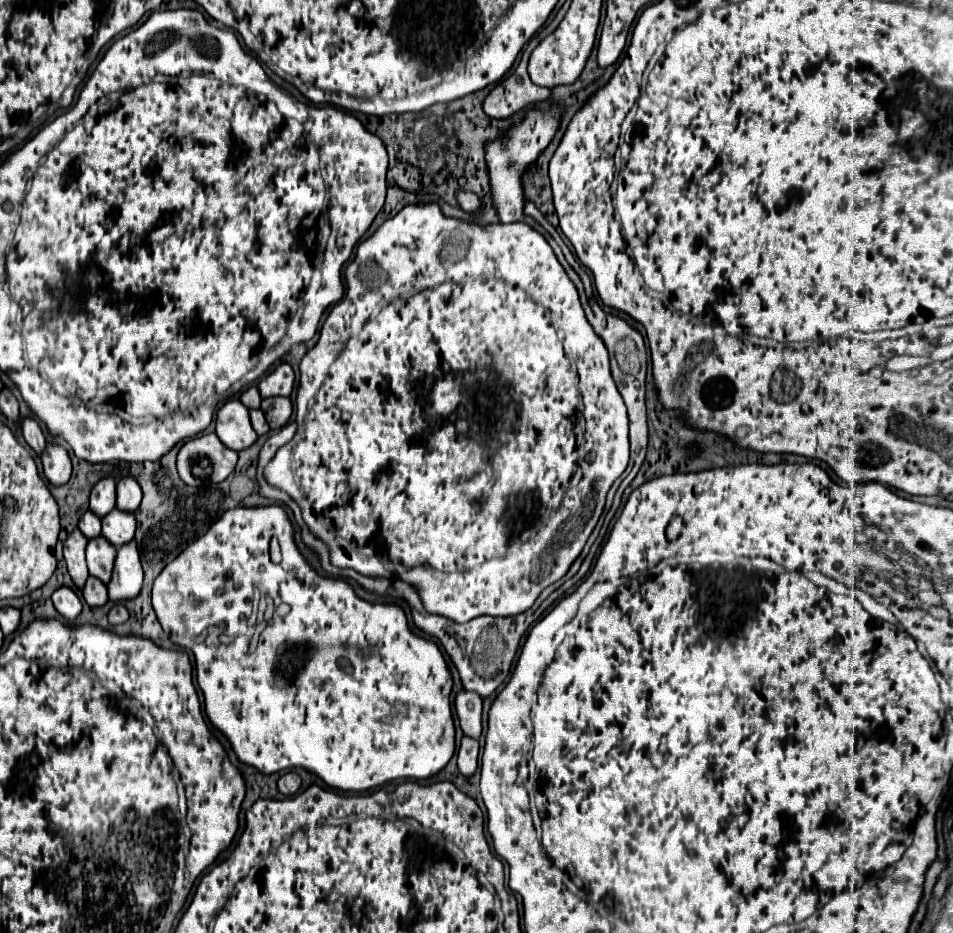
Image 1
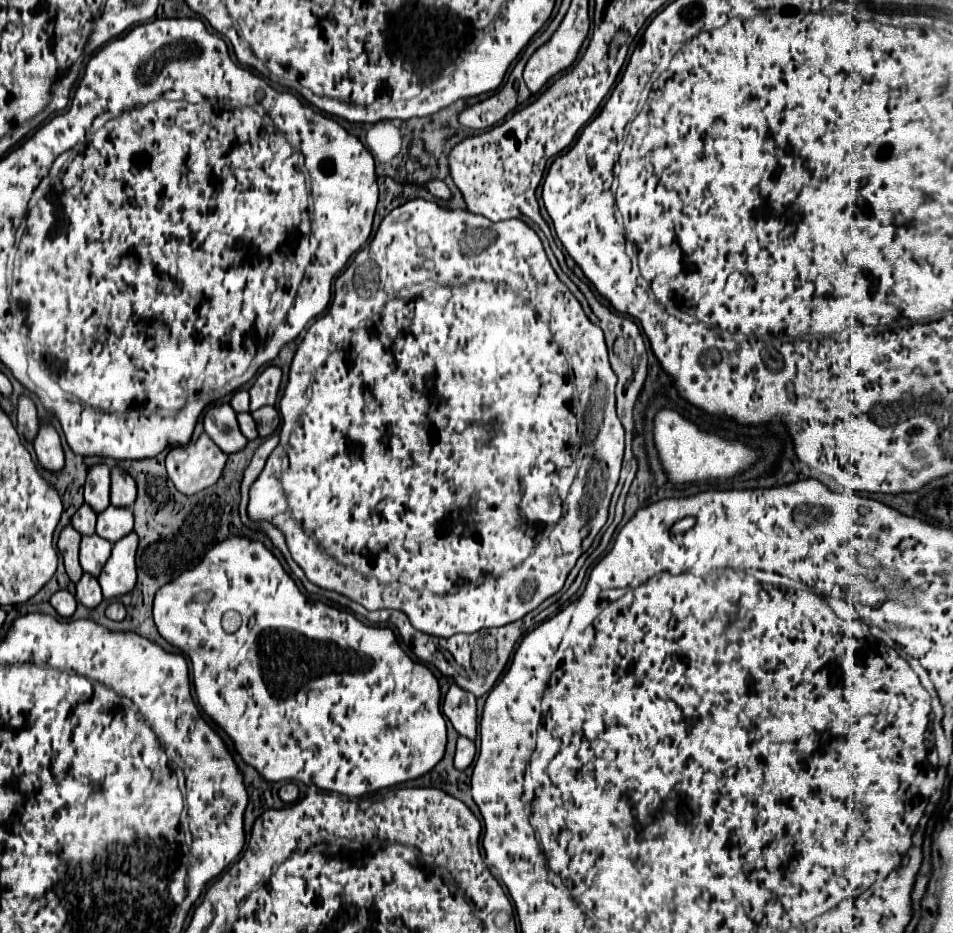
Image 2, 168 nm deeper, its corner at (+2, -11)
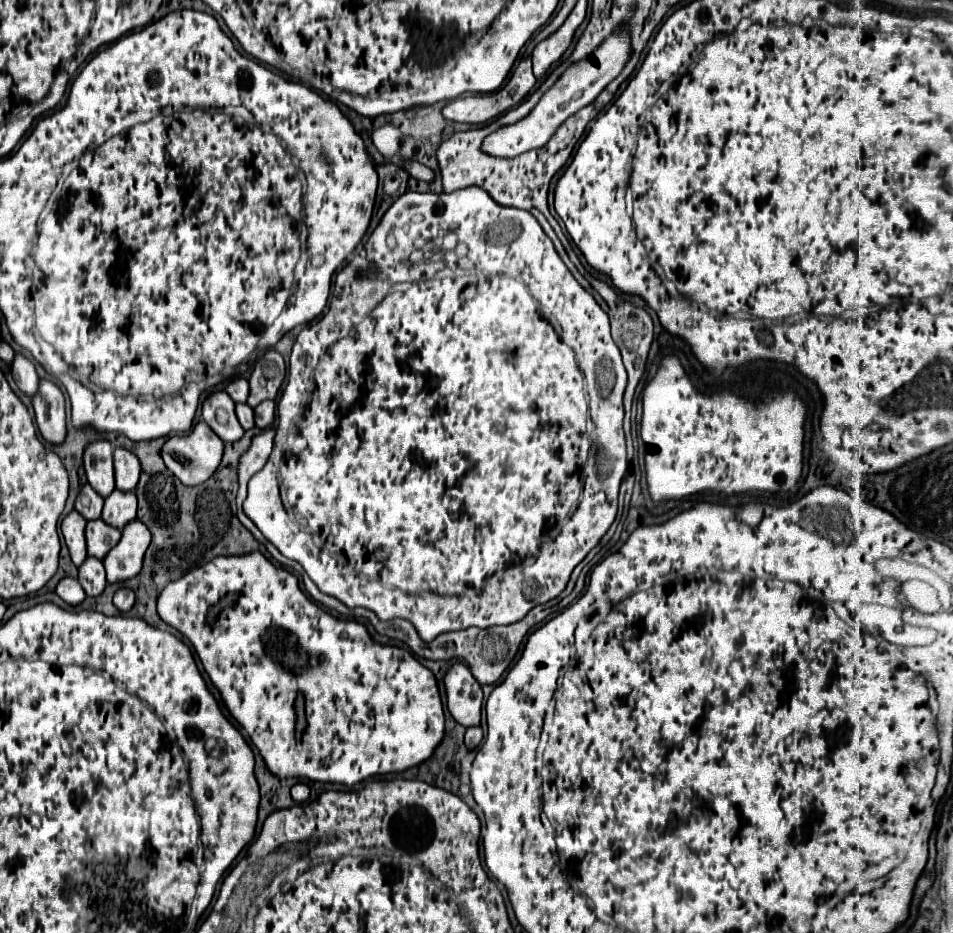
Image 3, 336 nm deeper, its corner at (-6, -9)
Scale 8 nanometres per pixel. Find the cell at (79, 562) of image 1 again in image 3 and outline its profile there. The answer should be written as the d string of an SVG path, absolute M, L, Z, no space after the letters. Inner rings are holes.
M72 511L70 515L66 515L64 521L62 521L62 535L64 535L64 541L66 541L66 545L68 545L72 563L74 563L76 567L80 567L80 565L86 561L84 527L86 527L86 521L84 521L84 517L80 517L80 513L76 513L76 511Z

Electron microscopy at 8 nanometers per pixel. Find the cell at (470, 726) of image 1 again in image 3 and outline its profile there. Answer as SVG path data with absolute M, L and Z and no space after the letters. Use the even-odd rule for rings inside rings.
M456 663L444 677L446 683L446 707L452 717L464 727L480 725L482 711L482 687L472 677L470 669Z

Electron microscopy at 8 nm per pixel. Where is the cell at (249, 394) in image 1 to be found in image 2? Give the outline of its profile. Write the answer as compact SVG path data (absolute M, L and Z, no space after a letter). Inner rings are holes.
M238 389L234 391L232 399L230 399L230 405L236 413L242 413L242 411L248 411L248 403L250 403L250 397L248 397L248 391L246 389Z

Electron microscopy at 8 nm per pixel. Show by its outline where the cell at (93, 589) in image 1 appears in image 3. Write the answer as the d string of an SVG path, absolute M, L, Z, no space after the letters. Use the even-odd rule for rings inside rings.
M88 557L84 561L84 565L80 567L80 575L78 581L84 589L84 593L88 597L98 597L104 589L106 589L106 573L104 573L104 565L92 557Z

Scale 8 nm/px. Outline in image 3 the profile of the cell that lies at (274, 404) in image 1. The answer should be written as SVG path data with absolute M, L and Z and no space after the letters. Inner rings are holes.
M262 401L254 409L254 417L256 417L256 427L260 427L260 429L272 427L272 423L276 419L276 403L274 401Z

